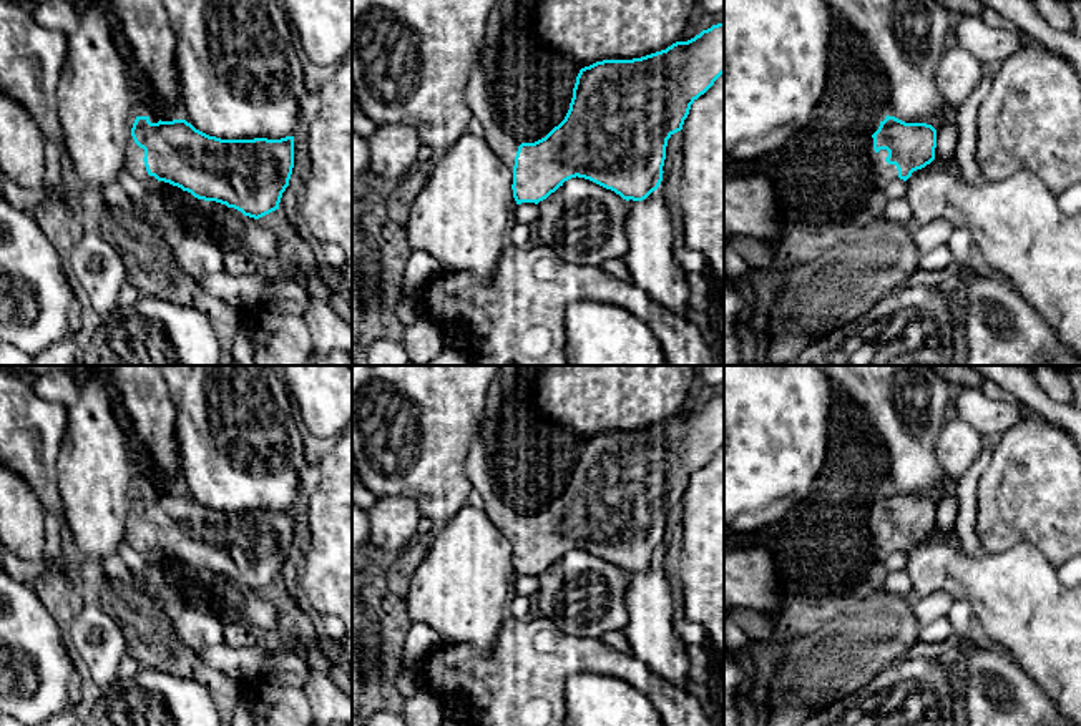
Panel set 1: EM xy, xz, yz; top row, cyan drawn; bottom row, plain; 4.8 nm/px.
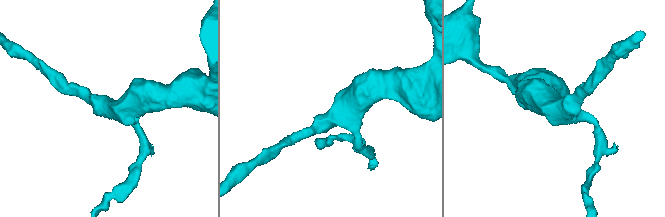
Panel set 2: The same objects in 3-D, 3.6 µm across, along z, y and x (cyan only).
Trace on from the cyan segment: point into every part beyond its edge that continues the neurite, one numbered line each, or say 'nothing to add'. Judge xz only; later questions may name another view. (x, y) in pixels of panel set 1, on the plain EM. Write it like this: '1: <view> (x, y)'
1: xz (480, 472)

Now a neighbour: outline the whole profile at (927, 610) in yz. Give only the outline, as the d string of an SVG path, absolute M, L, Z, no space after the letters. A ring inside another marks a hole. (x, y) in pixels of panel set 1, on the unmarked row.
M937 591L925 598L912 598L910 608L920 626L927 626L942 616L948 616L955 600L943 591Z

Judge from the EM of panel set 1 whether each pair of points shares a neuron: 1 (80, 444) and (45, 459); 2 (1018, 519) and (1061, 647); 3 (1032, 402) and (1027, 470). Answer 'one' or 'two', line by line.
1: two
2: two
3: two

